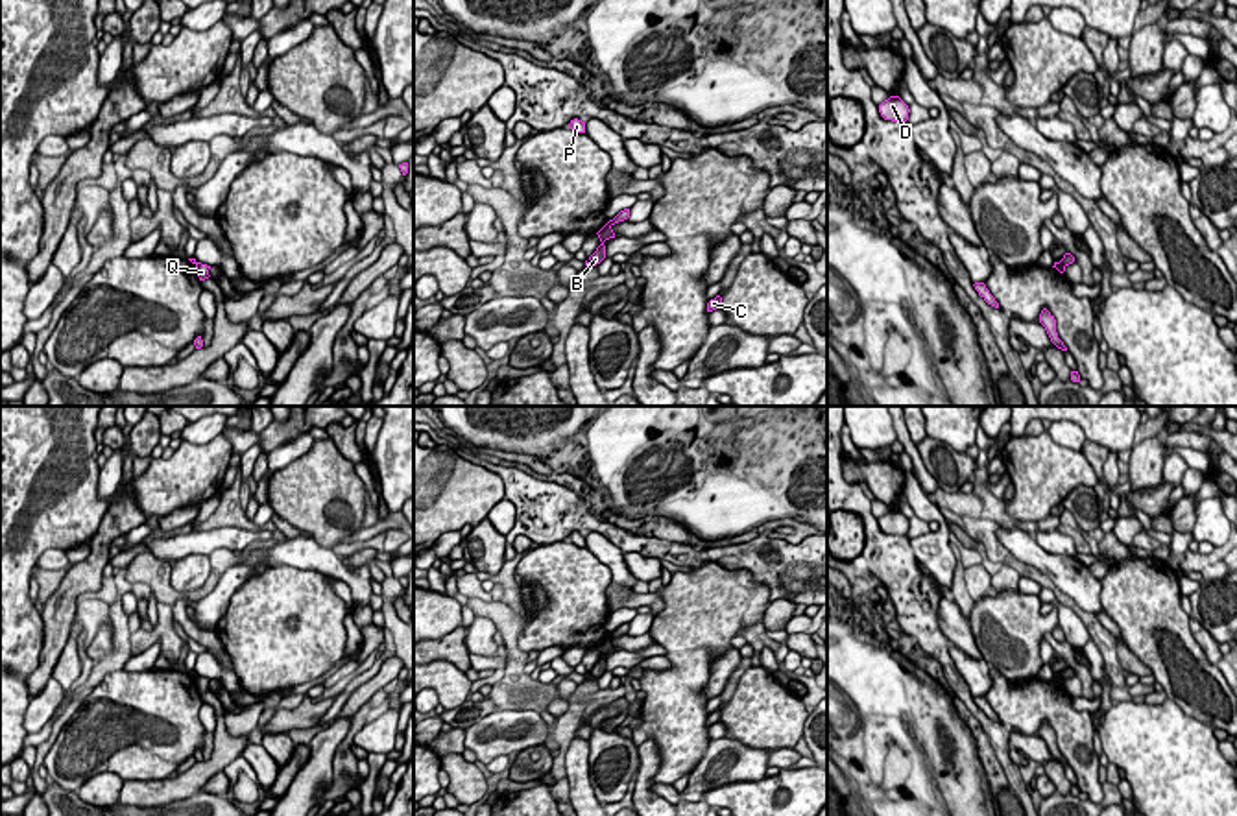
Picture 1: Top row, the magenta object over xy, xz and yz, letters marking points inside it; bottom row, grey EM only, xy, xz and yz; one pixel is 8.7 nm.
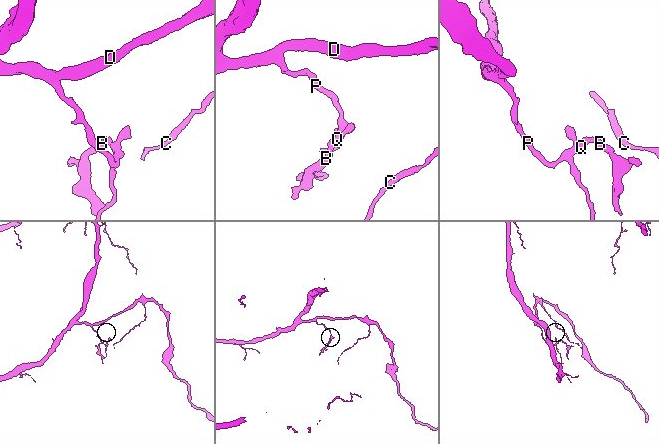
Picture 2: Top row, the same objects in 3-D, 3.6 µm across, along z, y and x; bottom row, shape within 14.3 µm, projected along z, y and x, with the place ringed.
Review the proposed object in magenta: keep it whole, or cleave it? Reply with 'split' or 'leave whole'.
split

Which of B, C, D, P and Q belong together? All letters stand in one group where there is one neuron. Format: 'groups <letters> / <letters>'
groups B / C D P Q

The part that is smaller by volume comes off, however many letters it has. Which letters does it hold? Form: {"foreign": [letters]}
{"foreign": ["B"]}

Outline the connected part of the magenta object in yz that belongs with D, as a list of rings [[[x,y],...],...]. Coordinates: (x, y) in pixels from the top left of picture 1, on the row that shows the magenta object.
[[[890,96],[879,105],[879,113],[884,120],[907,122],[910,109],[899,96]]]

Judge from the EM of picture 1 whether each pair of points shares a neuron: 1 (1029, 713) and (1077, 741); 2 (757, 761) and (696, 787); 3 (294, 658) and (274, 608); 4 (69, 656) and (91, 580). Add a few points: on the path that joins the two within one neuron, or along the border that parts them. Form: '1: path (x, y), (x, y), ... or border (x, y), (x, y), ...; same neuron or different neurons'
1: path (1040, 713), (1049, 713), (1066, 730); same neuron
2: path (743, 763), (722, 763), (711, 772); same neuron
3: path (294, 645), (294, 639), (276, 621); same neuron
4: border (74, 617), (67, 645), (58, 660); different neurons

